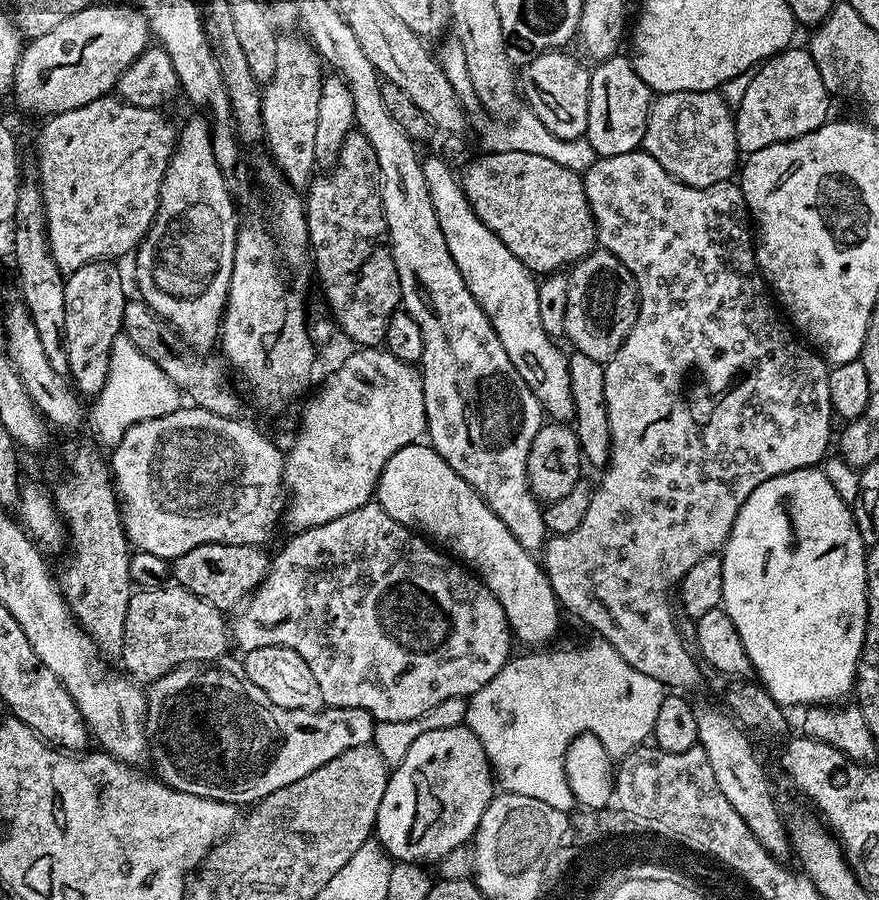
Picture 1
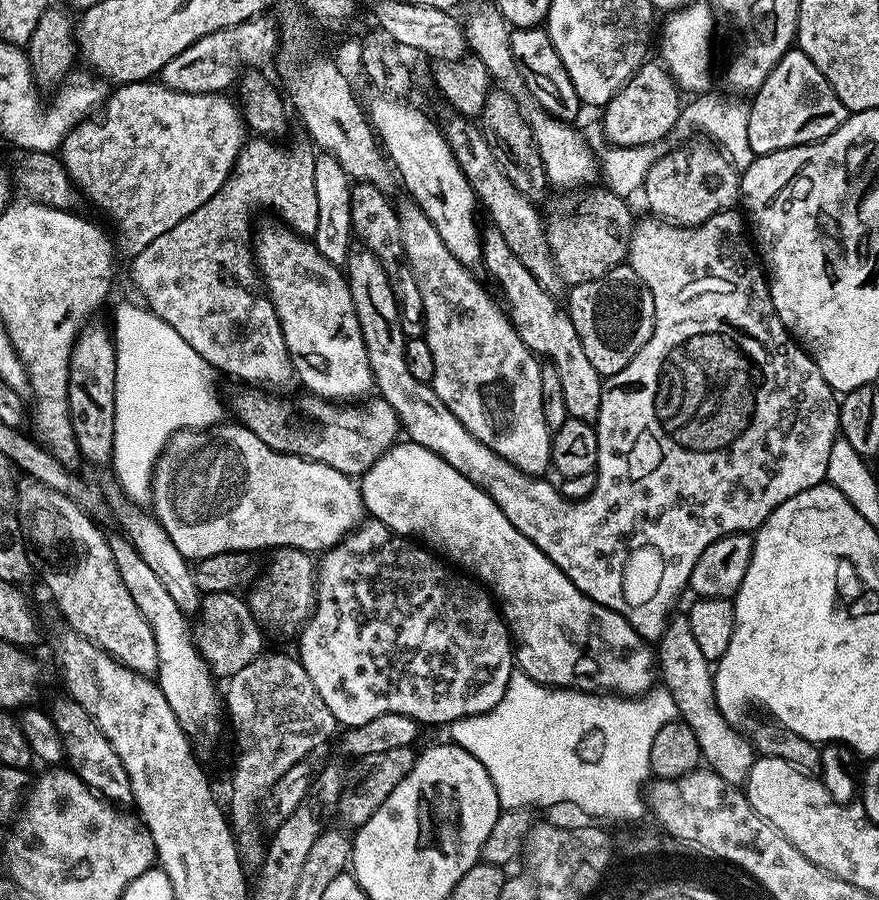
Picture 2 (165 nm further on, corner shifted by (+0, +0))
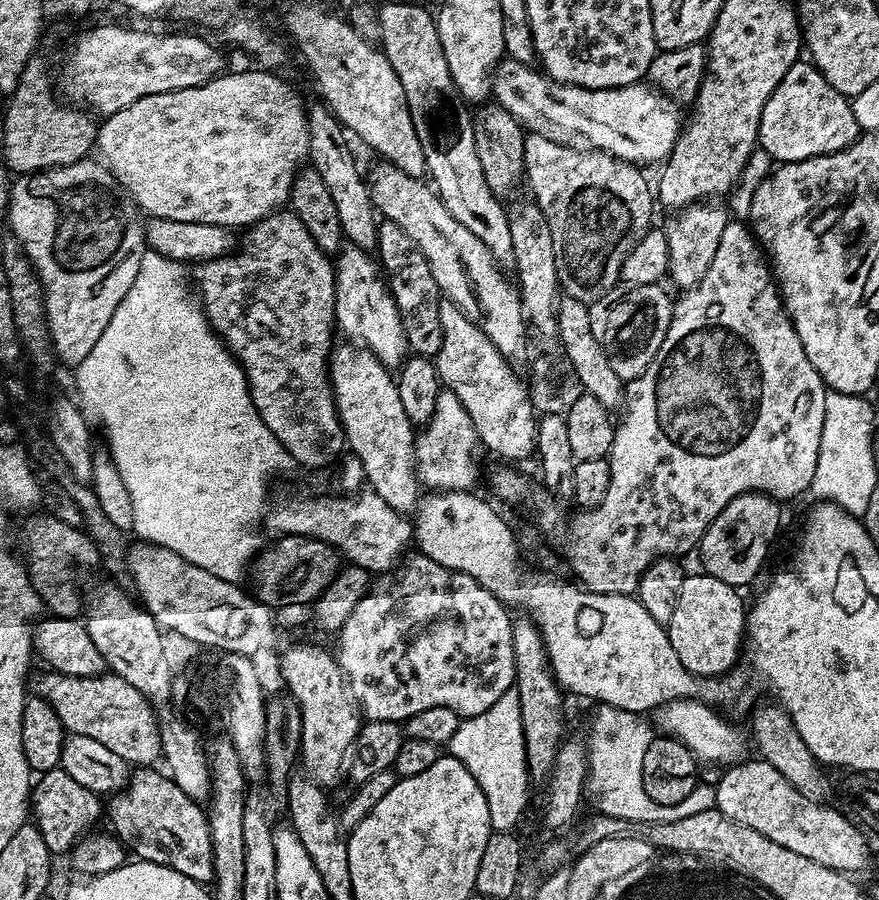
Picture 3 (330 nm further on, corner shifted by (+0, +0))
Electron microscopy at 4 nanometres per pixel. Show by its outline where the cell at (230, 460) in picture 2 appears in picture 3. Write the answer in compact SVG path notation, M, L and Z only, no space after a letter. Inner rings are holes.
M371 490L335 495L296 496L293 500L284 500L273 512L271 509L267 513L266 524L276 534L318 538L336 549L348 564L356 564L370 574L395 568L414 540L414 528L409 517L386 506L386 502Z

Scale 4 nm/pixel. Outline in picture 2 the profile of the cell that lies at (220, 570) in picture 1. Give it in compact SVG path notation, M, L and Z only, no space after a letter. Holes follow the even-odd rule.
M277 548L268 560L268 573L246 592L246 601L258 626L269 641L299 637L316 608L316 566L313 553L297 548Z

